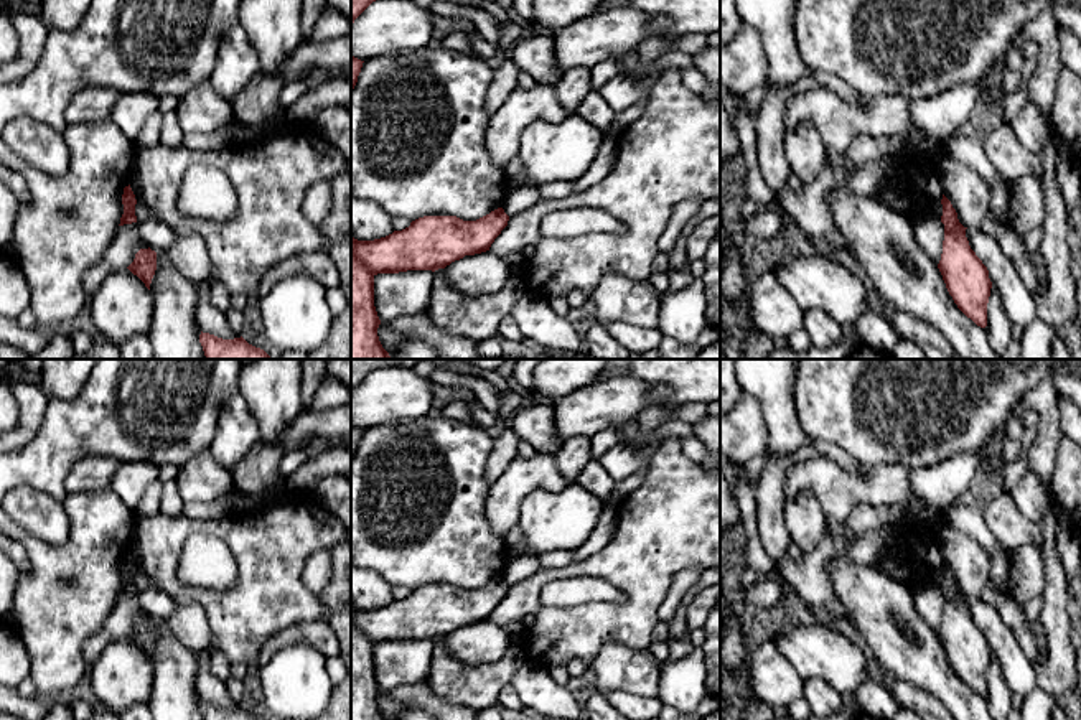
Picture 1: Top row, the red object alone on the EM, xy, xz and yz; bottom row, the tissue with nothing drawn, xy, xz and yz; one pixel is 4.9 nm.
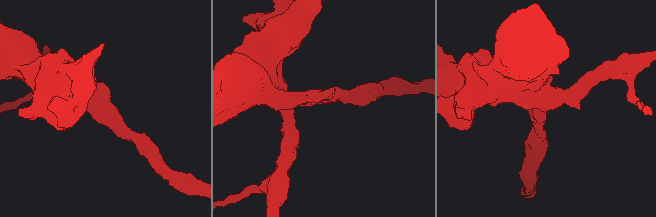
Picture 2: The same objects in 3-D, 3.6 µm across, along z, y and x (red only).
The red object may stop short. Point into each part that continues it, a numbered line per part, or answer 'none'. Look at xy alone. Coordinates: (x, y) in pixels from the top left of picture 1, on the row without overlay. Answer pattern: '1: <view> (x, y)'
none

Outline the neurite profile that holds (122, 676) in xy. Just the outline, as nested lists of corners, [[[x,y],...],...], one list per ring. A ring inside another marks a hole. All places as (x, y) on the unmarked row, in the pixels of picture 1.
[[[129,638],[110,643],[89,666],[86,685],[92,695],[92,702],[102,704],[105,710],[115,717],[130,710],[138,704],[150,704],[153,690],[153,664],[145,652]]]

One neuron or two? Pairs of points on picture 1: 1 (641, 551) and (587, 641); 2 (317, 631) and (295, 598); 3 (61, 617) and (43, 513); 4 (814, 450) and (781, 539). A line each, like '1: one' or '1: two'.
1: one
2: two
3: two
4: one

